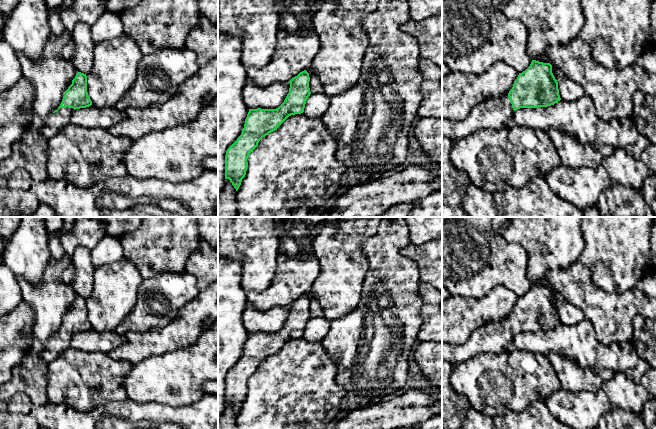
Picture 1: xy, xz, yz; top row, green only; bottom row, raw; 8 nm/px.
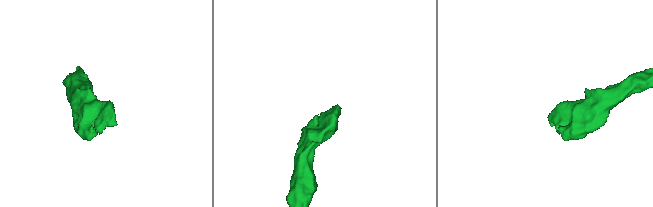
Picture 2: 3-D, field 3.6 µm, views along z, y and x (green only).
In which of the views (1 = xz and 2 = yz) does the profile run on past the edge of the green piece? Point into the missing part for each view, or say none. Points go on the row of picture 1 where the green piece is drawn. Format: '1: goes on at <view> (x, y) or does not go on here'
1: does not go on here
2: goes on at yz (495, 113)

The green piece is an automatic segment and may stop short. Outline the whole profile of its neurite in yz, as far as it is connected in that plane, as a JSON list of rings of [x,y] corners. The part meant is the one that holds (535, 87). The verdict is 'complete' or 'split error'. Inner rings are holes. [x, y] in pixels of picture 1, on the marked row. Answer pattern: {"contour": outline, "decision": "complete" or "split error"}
{"contour": [[[532,60],[530,66],[519,73],[507,96],[481,102],[462,121],[442,119],[442,136],[455,141],[466,138],[480,129],[499,130],[507,126],[514,112],[520,108],[548,107],[560,100],[558,82],[552,73],[552,65]]], "decision": "split error"}

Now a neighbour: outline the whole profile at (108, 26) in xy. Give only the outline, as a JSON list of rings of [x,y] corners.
[[[106,11],[91,26],[91,36],[95,45],[102,41],[115,39],[123,34],[120,14]]]

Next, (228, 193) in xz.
[[[225,179],[224,188],[218,196],[218,217],[236,217],[236,189],[229,179]]]

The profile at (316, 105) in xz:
[[[325,93],[310,94],[306,101],[303,113],[308,118],[312,119],[322,118],[326,110],[329,108],[330,103],[331,99]]]

